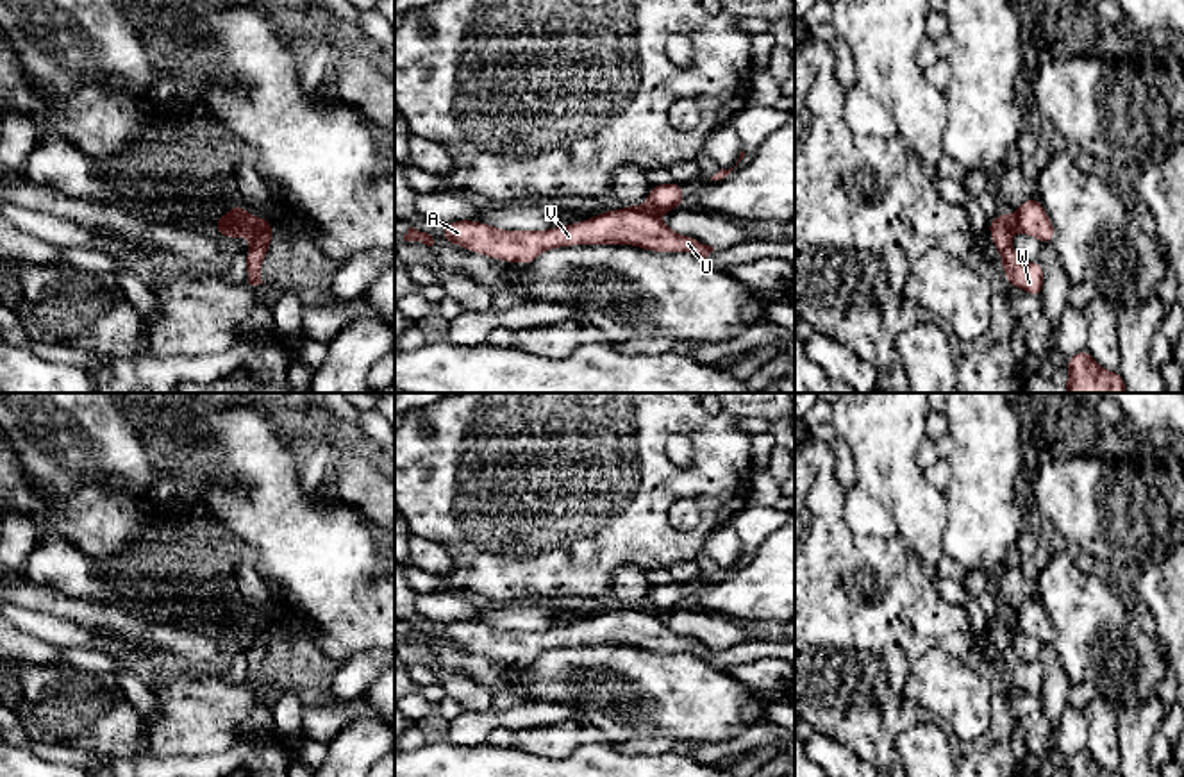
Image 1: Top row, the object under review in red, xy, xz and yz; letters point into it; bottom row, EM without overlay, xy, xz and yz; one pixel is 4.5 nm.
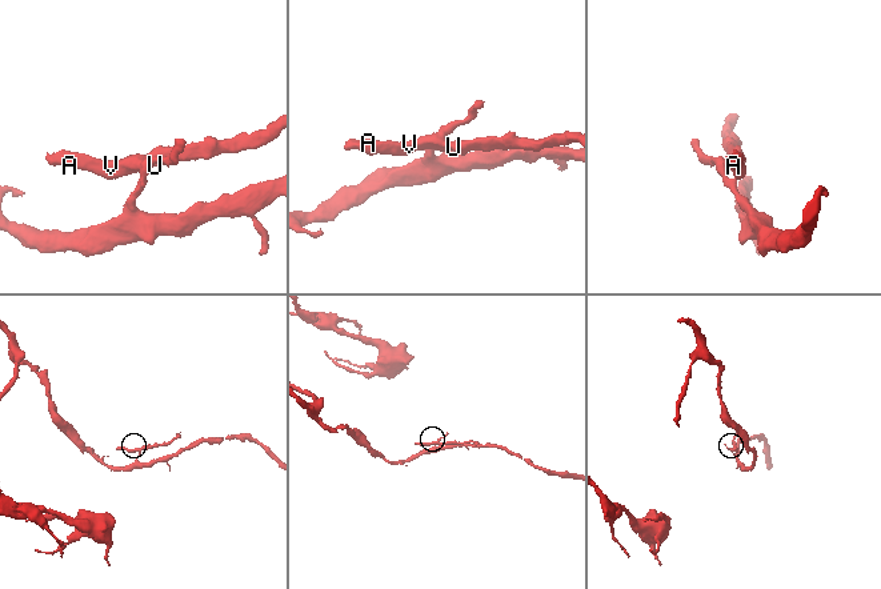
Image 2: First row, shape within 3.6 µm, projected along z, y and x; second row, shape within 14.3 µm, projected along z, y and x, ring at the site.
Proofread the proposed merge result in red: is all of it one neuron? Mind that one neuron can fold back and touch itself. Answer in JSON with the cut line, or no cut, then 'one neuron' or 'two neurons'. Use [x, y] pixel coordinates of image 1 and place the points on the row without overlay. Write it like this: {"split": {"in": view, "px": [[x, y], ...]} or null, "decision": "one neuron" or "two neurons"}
{"split": {"in": "xy", "px": [[256, 618], [247, 634]]}, "decision": "two neurons"}

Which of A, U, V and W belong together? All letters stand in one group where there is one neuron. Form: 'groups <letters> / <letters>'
groups A U V / W

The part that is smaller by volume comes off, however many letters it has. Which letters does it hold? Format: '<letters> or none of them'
A, U, V

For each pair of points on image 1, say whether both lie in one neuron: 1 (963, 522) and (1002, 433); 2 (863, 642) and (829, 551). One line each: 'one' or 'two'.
1: one
2: one

